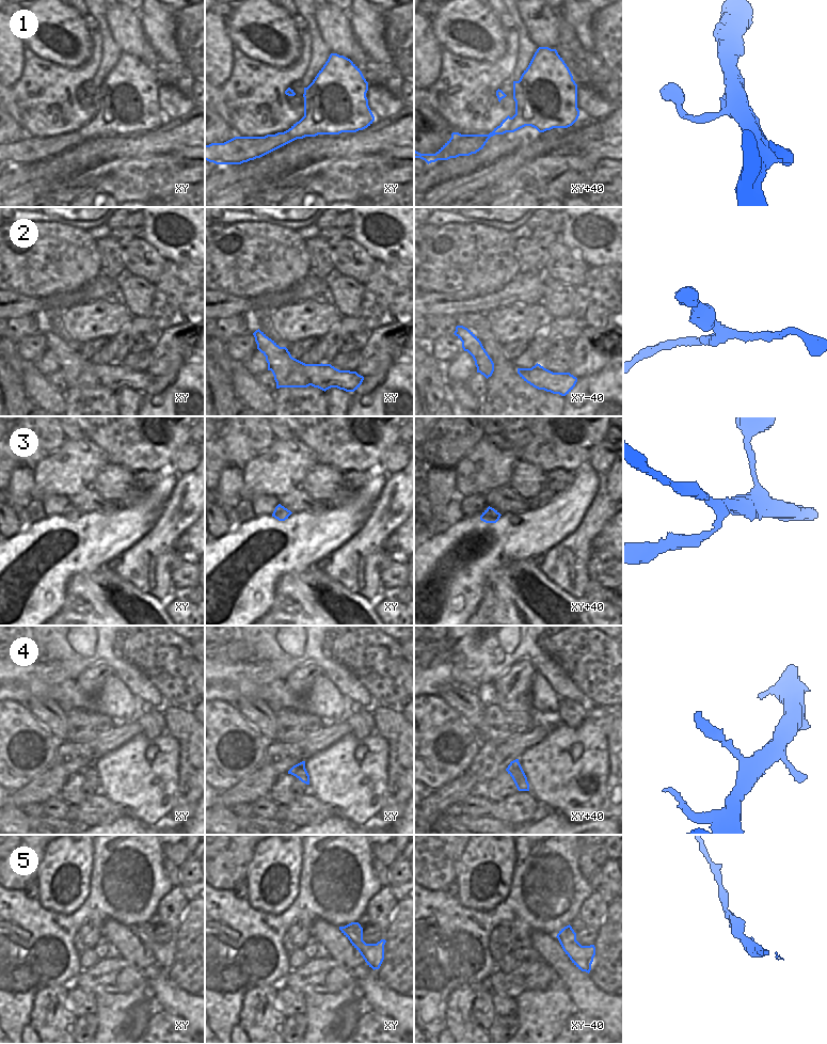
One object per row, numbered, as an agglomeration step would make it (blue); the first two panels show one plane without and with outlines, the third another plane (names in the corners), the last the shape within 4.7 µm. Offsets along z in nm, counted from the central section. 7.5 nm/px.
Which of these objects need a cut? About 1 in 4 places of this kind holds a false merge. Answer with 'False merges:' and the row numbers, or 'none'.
False merges: none

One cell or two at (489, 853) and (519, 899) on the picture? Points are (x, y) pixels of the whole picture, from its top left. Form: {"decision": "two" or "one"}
{"decision": "two"}

